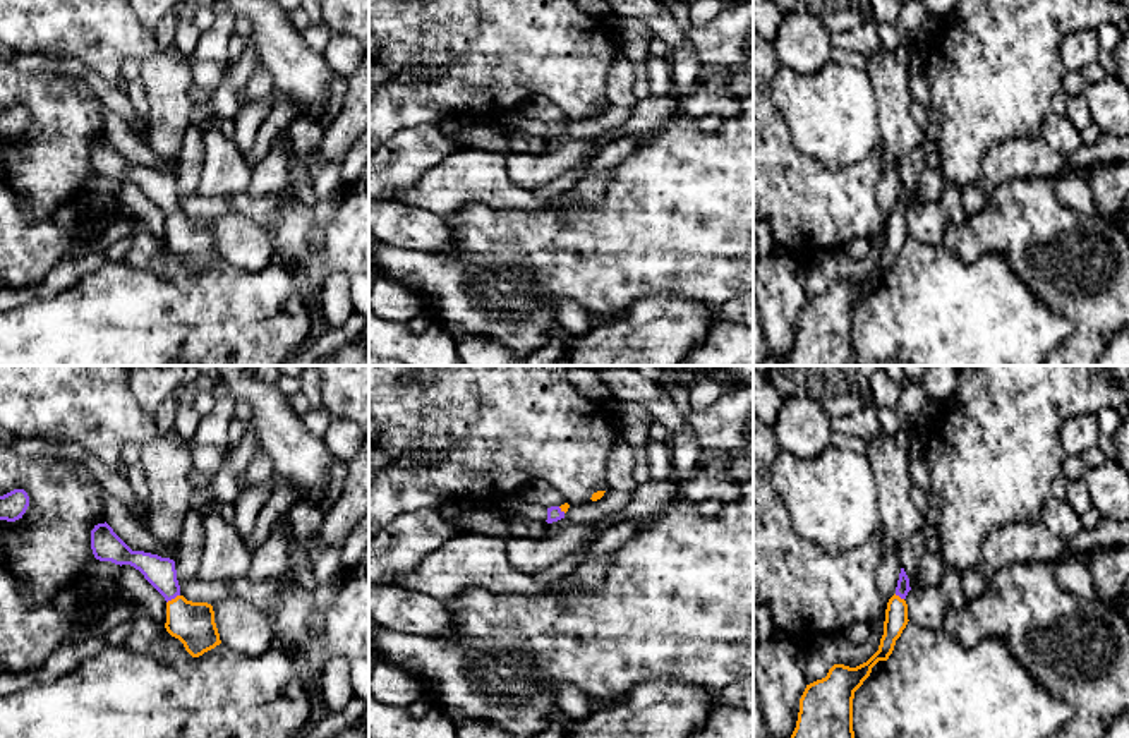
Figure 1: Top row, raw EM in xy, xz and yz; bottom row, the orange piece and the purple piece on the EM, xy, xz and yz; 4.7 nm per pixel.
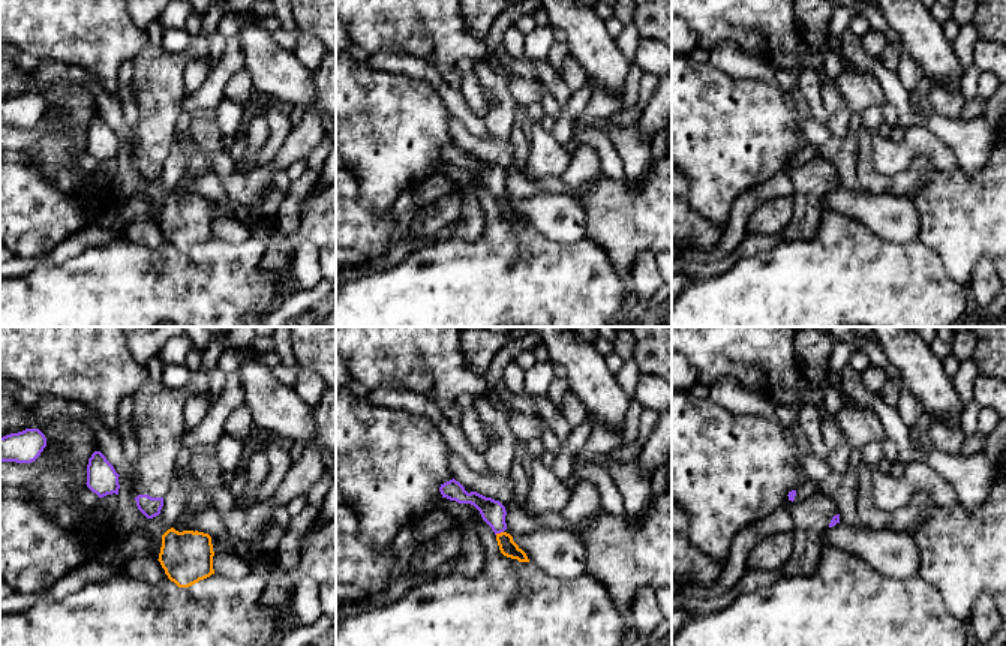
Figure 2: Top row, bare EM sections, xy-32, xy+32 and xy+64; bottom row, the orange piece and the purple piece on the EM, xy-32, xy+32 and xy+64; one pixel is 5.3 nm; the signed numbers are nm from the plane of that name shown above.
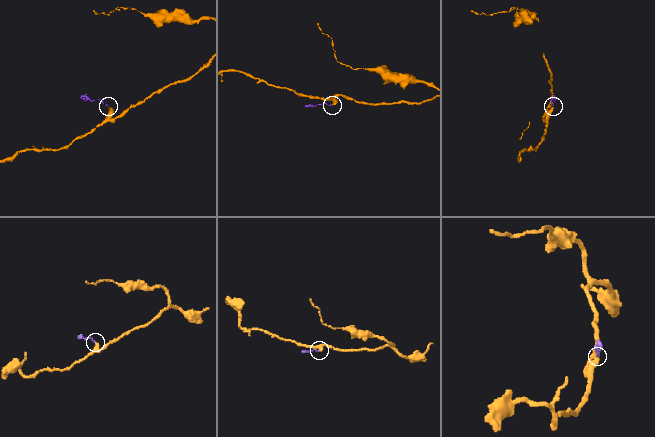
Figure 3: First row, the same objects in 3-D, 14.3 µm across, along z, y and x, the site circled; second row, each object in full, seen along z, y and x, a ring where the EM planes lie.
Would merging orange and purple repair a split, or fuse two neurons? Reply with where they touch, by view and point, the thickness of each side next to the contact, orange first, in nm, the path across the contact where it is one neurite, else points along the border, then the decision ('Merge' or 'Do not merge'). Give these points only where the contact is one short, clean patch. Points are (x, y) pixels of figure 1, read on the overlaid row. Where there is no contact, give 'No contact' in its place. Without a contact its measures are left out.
Touches orange at xy (172, 599). Thickness 200 nm (orange) against 140 nm. Path across: xy (193, 623), (172, 599), (160, 572). Merge

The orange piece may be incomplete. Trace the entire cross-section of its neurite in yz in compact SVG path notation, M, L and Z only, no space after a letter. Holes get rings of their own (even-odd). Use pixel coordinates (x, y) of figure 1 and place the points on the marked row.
M901 568L896 594L887 602L878 650L856 668L834 664L825 678L806 685L800 699L798 721L791 738L854 738L854 692L870 676L872 668L878 661L887 661L892 654L896 640L909 621L904 601L909 590L909 578Z

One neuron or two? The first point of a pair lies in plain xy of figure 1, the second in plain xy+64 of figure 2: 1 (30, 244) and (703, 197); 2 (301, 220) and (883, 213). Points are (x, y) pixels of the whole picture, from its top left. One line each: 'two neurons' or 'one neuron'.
1: two neurons
2: two neurons

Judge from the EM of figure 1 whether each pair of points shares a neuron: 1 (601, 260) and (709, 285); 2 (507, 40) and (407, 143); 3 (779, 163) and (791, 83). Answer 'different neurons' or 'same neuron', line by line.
1: same neuron
2: different neurons
3: different neurons

